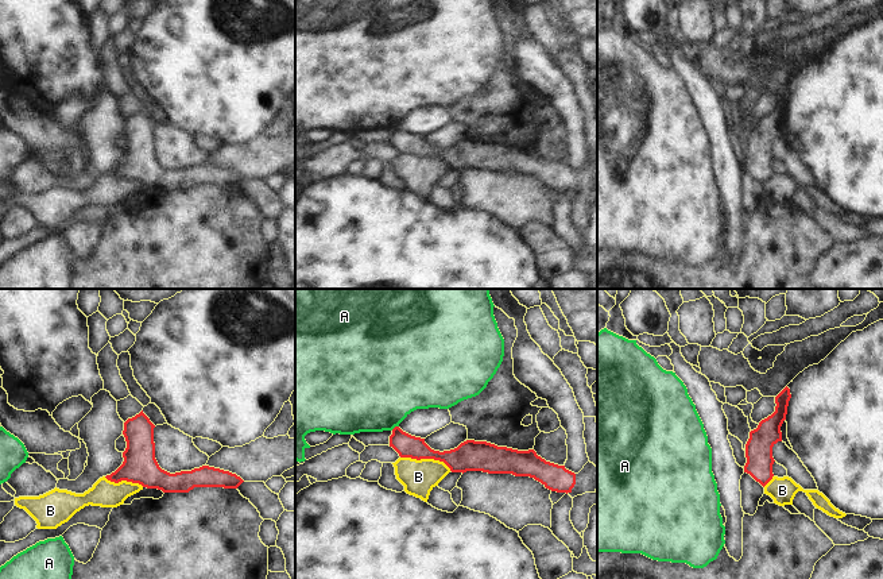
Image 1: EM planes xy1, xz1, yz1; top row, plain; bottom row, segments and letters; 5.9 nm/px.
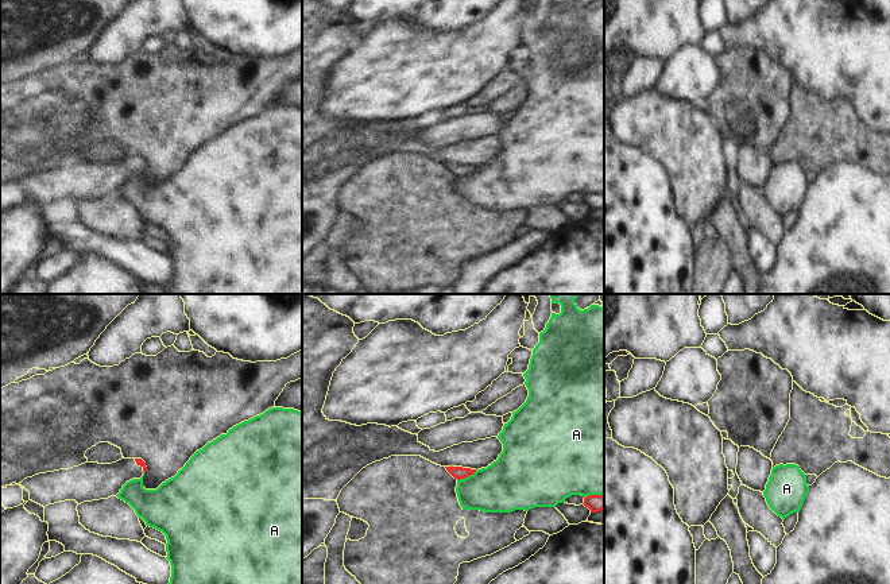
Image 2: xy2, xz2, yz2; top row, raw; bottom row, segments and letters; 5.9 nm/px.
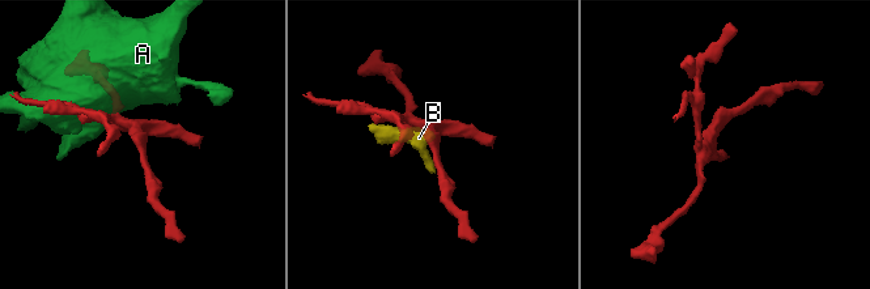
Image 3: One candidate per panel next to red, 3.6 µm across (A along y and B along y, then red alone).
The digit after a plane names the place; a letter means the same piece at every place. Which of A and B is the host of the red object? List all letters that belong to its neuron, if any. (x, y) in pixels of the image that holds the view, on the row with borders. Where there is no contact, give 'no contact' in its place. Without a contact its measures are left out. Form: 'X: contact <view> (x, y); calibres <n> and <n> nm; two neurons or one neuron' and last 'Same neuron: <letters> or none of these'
A: contact xz2 (467, 476); calibres 80 and 320 nm; two neurons
B: contact xz1 (426, 458); calibres 180 and 200 nm; two neurons
Same neuron: none of these

